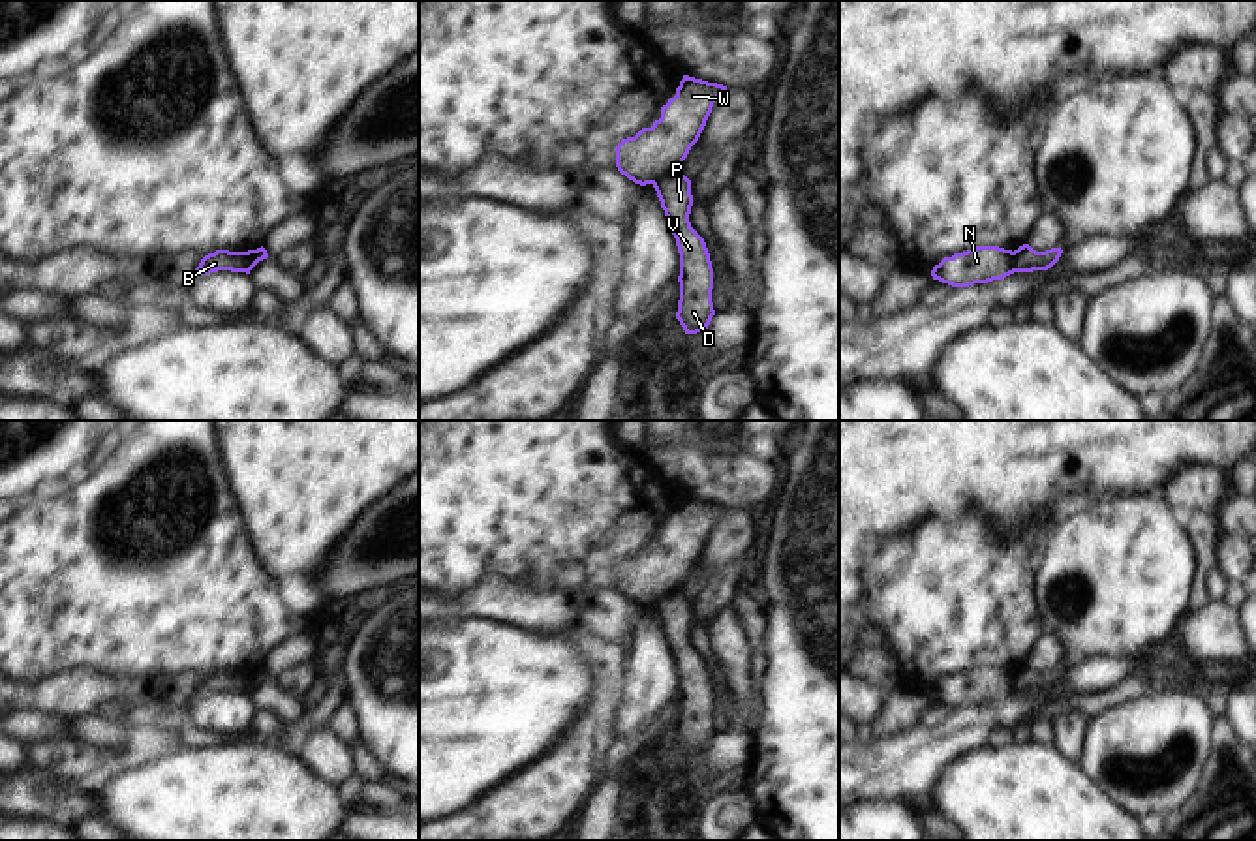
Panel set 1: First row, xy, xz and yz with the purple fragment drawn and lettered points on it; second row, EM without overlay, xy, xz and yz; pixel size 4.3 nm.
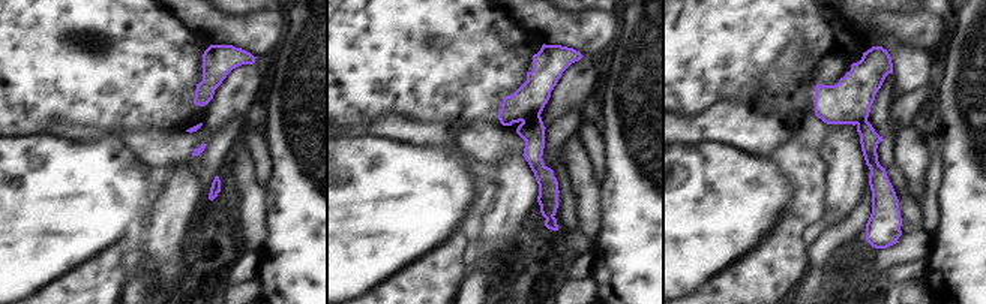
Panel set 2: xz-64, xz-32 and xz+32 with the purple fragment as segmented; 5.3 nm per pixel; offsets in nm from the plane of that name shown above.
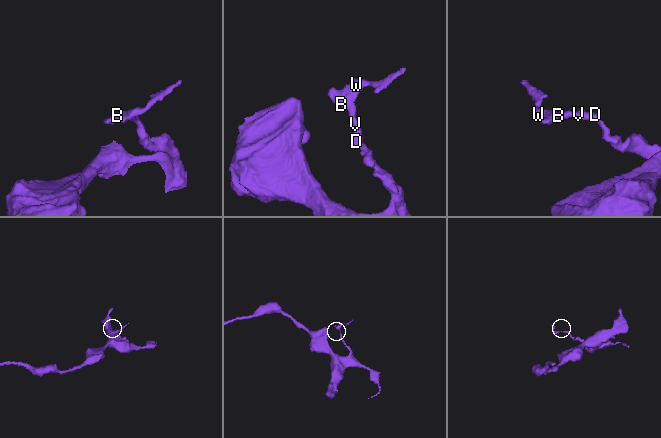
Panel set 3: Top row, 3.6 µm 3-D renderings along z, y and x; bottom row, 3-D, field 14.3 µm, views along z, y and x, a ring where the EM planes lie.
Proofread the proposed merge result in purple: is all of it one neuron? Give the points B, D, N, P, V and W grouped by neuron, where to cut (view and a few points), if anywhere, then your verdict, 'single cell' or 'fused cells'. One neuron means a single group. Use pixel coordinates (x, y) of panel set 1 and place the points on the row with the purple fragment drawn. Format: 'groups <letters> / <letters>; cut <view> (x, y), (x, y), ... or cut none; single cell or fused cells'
groups B N W / D P V; cut xz (676, 168), (652, 183); fused cells

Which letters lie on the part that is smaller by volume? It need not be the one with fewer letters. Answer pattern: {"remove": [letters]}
{"remove": ["B", "N", "W"]}

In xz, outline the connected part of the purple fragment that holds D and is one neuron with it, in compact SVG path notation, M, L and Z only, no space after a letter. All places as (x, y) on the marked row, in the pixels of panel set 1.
M678 169L653 182L680 253L680 300L676 319L685 334L706 330L715 315L713 268L704 238L691 227L691 180Z

